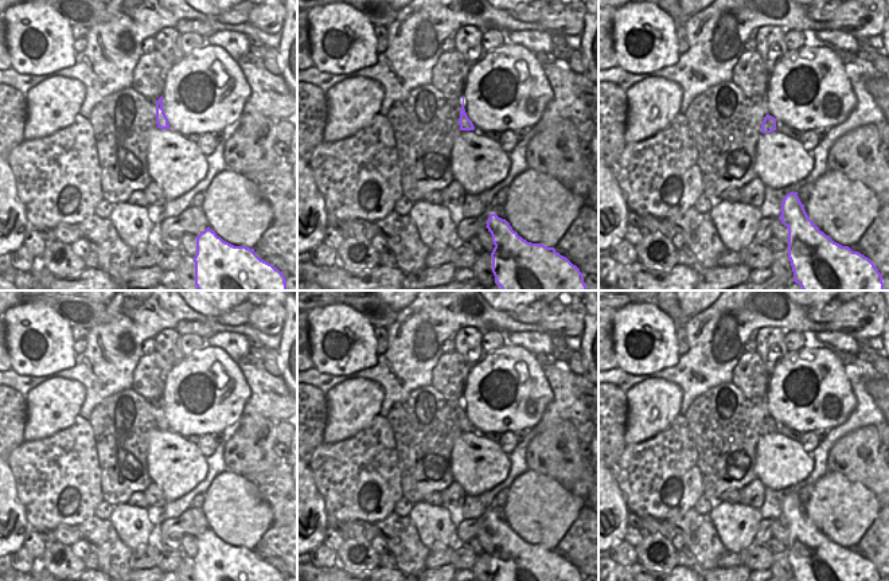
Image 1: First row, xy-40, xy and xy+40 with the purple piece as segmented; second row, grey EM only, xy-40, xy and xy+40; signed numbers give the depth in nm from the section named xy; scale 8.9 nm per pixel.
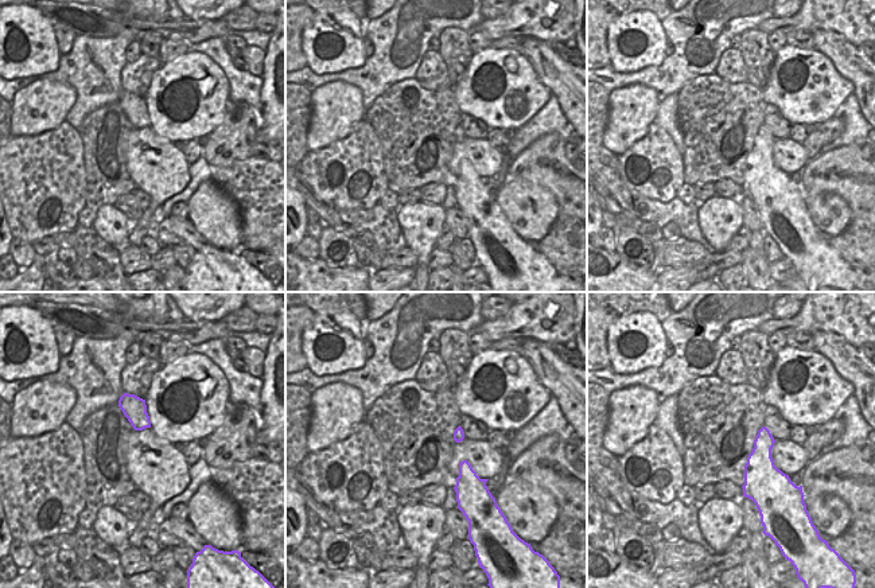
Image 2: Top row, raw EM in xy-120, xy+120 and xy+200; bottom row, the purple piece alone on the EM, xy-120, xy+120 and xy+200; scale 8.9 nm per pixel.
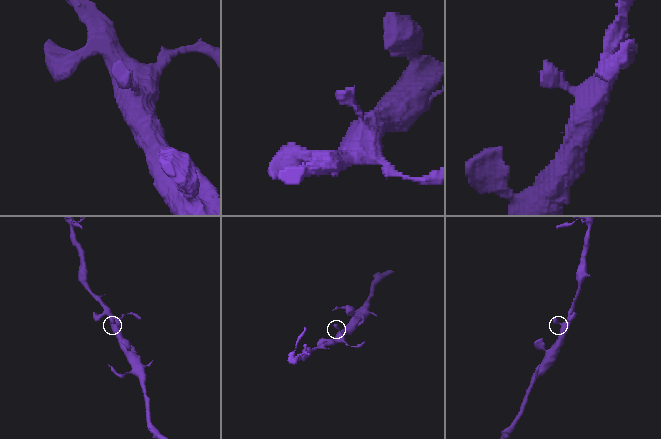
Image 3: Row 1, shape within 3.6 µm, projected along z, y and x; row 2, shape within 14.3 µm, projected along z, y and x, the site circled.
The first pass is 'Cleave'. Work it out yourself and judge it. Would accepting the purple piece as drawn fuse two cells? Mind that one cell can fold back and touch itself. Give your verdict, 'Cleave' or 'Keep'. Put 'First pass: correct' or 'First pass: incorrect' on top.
First pass: incorrect
Keep

